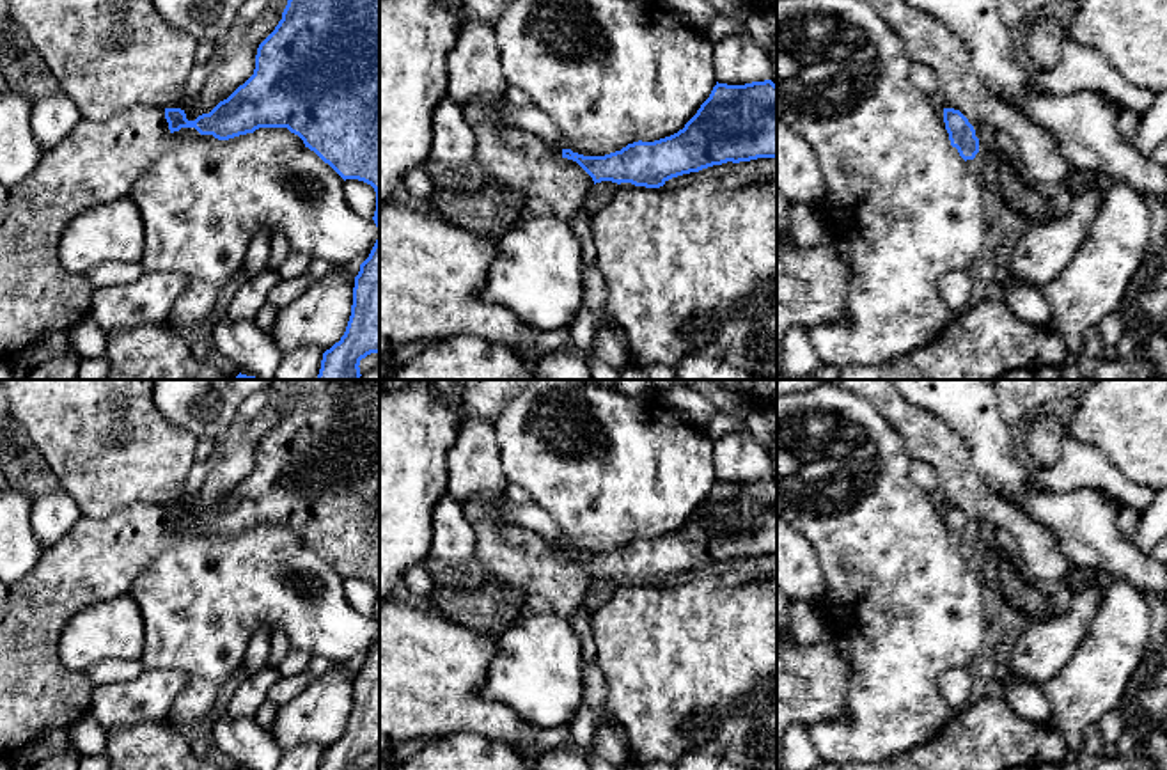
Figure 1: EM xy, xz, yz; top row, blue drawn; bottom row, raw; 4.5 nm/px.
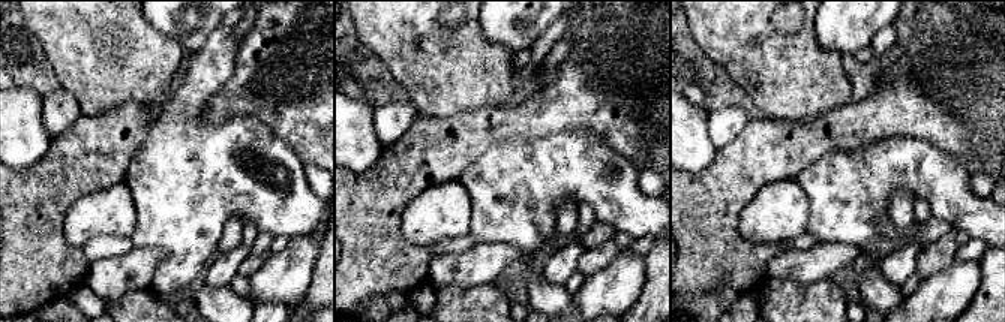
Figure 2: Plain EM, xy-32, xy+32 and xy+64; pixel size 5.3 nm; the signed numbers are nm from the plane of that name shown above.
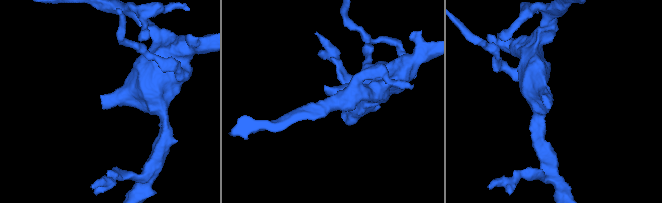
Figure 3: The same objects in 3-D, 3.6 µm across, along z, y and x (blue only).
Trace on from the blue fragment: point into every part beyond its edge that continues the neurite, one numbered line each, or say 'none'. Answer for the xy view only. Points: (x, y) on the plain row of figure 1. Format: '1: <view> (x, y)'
1: xy (96, 561)

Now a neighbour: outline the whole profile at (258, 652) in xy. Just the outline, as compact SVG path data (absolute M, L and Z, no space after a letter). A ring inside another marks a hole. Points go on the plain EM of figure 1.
M259 628L248 639L243 671L247 674L254 674L262 667L268 667L268 658L270 658L270 633L268 630Z

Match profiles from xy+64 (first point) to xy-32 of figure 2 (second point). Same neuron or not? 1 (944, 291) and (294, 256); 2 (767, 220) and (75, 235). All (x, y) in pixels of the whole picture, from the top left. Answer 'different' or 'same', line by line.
1: same
2: same

